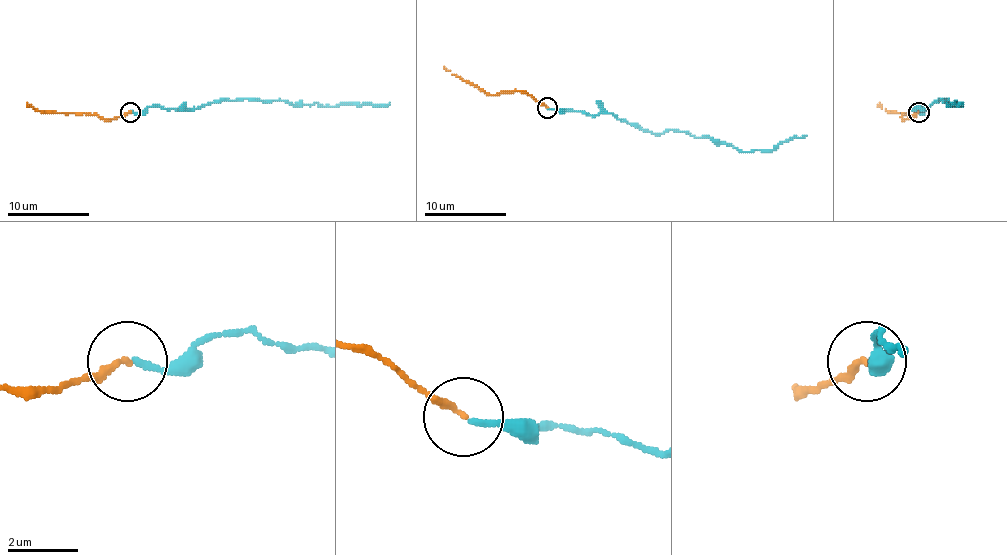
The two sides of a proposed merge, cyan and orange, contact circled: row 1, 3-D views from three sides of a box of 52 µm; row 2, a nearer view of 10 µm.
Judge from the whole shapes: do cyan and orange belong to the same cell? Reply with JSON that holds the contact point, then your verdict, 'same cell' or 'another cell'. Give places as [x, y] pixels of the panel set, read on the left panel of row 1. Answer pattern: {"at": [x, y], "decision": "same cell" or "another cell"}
{"at": [130, 112], "decision": "same cell"}

